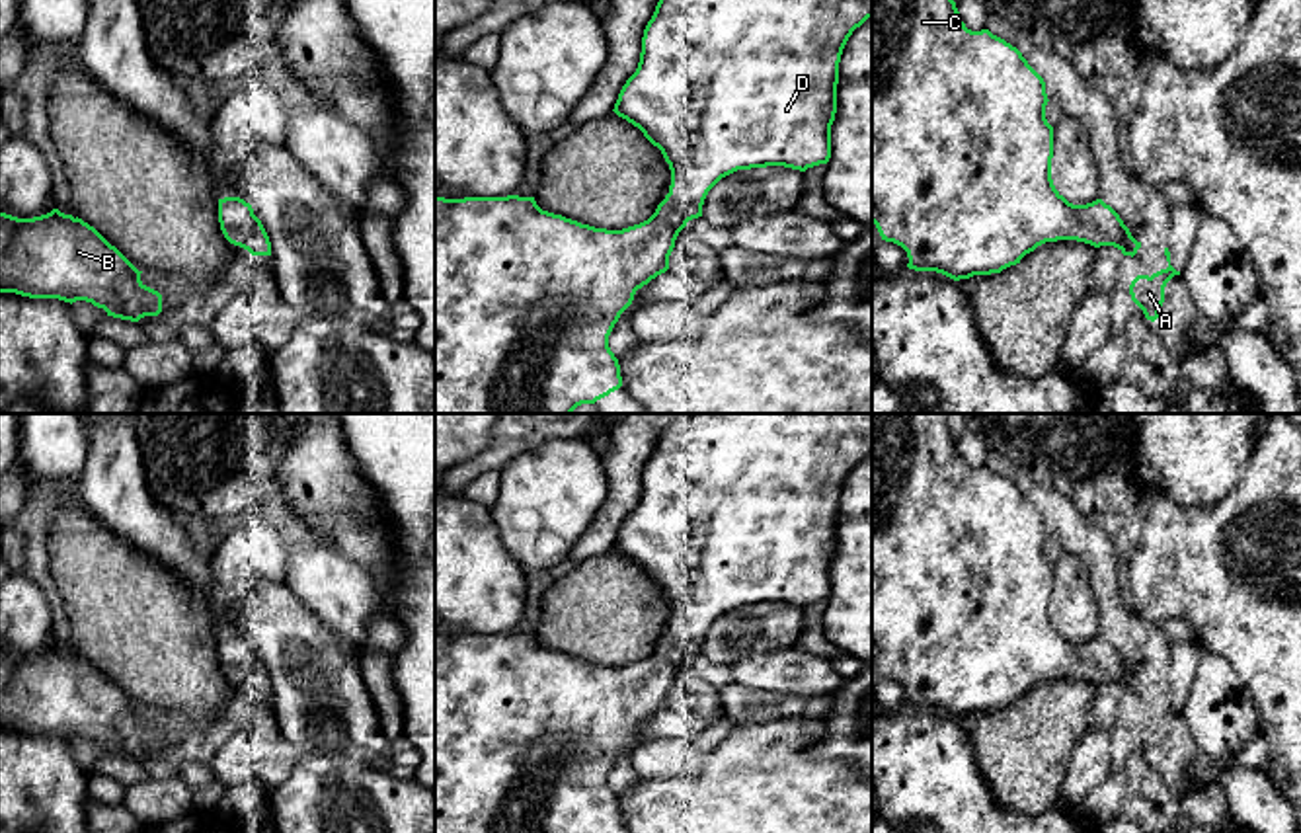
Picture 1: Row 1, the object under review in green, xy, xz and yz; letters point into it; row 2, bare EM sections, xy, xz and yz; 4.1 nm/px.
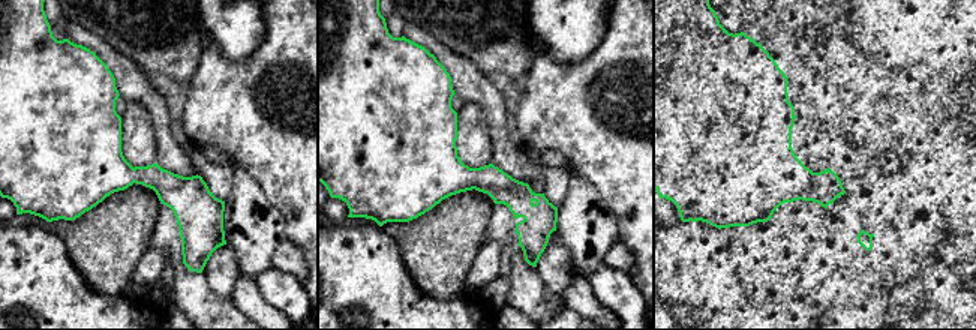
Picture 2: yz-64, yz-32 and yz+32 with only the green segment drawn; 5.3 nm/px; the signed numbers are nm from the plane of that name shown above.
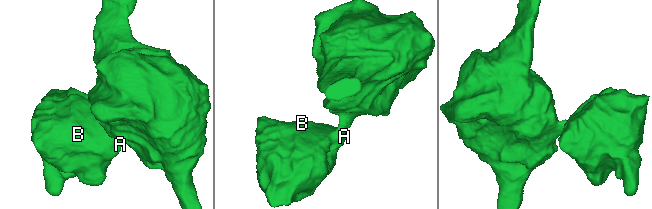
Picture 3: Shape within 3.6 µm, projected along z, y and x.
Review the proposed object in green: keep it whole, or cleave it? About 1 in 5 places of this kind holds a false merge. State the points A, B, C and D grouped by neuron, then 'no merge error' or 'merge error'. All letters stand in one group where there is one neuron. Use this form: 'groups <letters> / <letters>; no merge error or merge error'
groups A B C D; no merge error

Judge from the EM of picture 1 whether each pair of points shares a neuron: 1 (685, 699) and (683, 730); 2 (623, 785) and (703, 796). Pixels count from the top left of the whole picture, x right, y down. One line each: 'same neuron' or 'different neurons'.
1: different neurons
2: different neurons

